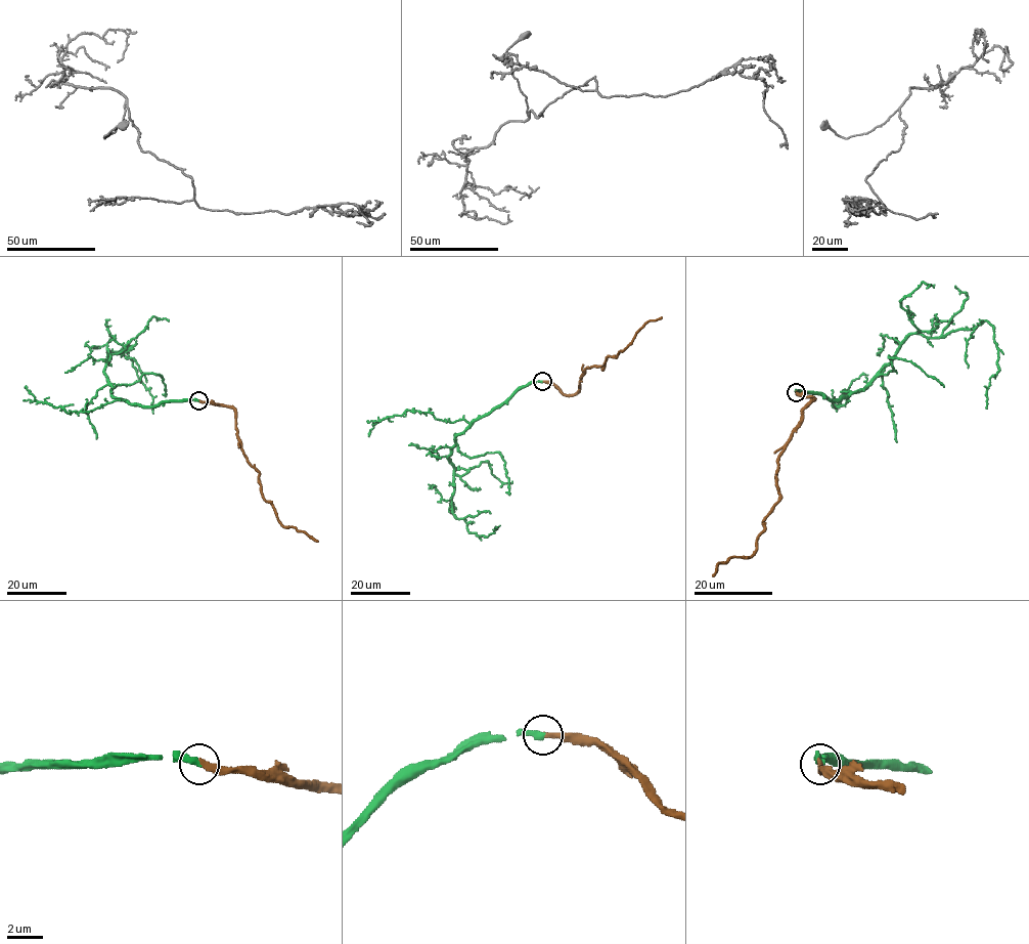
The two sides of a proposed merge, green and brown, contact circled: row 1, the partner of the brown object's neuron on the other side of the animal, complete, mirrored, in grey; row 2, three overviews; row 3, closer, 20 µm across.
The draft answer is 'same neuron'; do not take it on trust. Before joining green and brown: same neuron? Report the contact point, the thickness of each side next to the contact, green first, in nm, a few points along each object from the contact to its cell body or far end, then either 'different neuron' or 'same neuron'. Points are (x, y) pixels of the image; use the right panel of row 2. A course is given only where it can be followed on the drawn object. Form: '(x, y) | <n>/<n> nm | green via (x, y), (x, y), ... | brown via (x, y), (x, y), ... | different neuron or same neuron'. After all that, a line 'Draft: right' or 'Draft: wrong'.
(796, 392) | 360/340 nm | green via (796, 392), (846, 398), (863, 389), (910, 334), (944, 337), (986, 320), (999, 370), (986, 409) | brown via (796, 392), (813, 398), (778, 459), (779, 500), (764, 519), (757, 549), (719, 563), (712, 575) | same neuron
Draft: right

